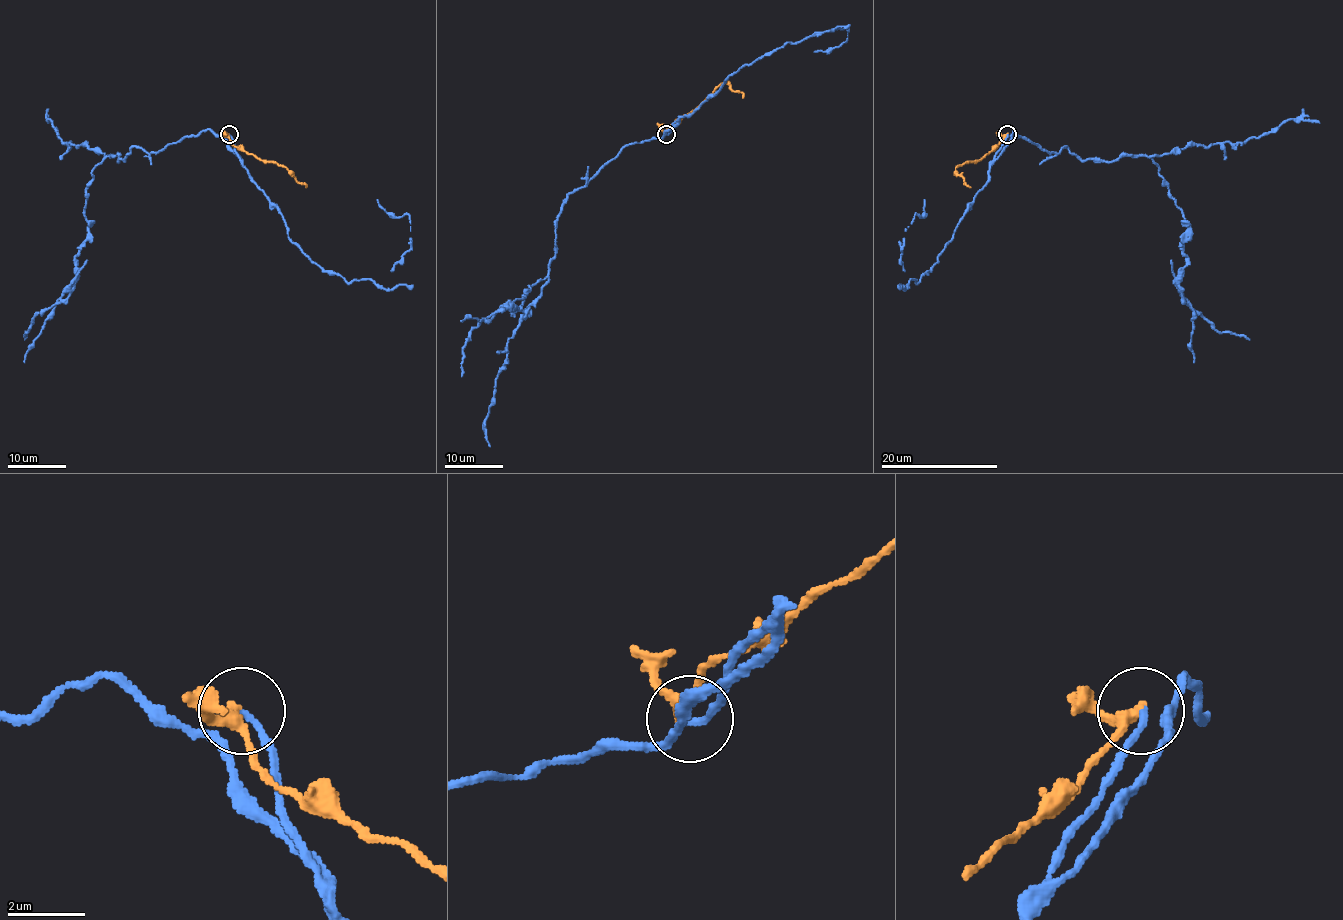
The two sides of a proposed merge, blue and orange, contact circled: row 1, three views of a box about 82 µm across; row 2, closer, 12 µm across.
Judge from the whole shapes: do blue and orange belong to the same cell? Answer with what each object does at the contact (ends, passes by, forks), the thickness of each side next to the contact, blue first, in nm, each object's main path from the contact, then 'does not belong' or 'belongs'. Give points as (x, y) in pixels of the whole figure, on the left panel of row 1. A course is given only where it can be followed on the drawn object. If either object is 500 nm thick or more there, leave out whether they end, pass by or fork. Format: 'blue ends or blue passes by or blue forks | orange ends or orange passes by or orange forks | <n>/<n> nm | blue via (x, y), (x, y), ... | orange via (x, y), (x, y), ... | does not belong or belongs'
blue ends | orange passes by | 180/260 nm | blue via (229, 135), (232, 149), (206, 129), (106, 157), (86, 190), (74, 285), (25, 339) | orange via (229, 133), (229, 141), (235, 146), (241, 146), (258, 158), (277, 163), (306, 187) | does not belong

